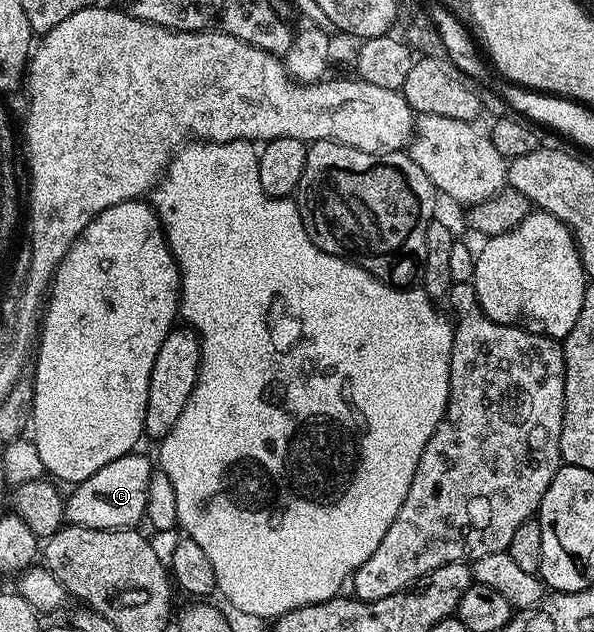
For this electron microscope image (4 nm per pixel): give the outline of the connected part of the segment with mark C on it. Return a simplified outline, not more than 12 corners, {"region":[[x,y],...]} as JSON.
{"region":[[150,459],[108,461],[65,496],[65,522],[93,531],[139,526]]}

